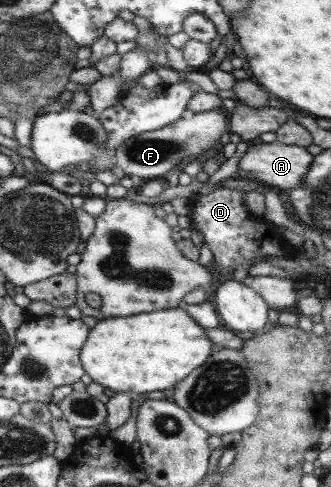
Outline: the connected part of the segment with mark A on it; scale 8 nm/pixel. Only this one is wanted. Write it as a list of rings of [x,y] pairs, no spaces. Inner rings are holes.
[[[275,141],[247,148],[237,161],[240,173],[278,192],[300,184],[313,156],[304,147]]]

